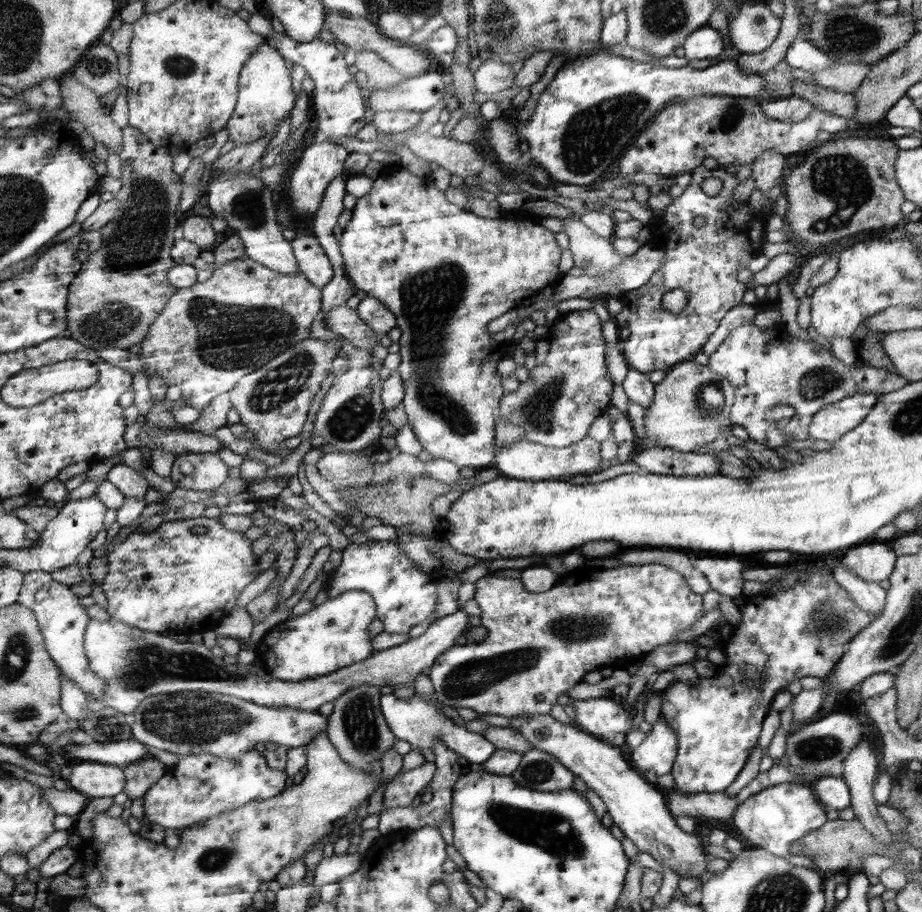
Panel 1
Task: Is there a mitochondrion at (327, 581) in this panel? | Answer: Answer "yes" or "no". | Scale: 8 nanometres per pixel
no

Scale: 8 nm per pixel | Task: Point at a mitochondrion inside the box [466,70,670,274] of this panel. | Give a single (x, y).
(592, 134)

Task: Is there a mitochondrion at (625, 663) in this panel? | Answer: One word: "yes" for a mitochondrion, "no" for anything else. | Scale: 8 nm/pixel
no

